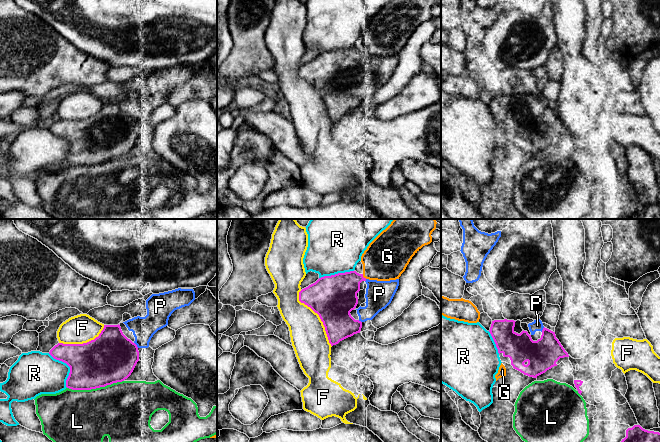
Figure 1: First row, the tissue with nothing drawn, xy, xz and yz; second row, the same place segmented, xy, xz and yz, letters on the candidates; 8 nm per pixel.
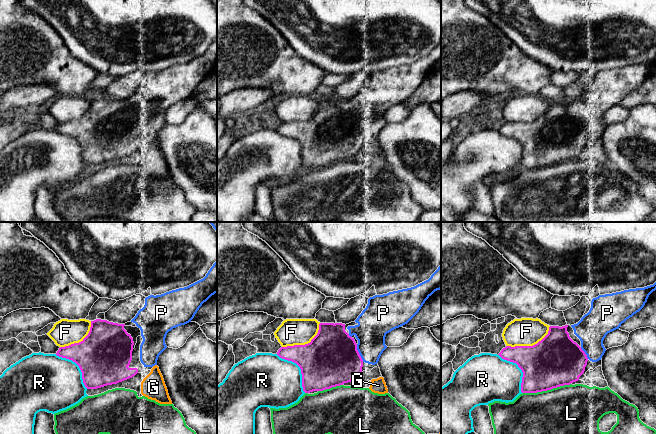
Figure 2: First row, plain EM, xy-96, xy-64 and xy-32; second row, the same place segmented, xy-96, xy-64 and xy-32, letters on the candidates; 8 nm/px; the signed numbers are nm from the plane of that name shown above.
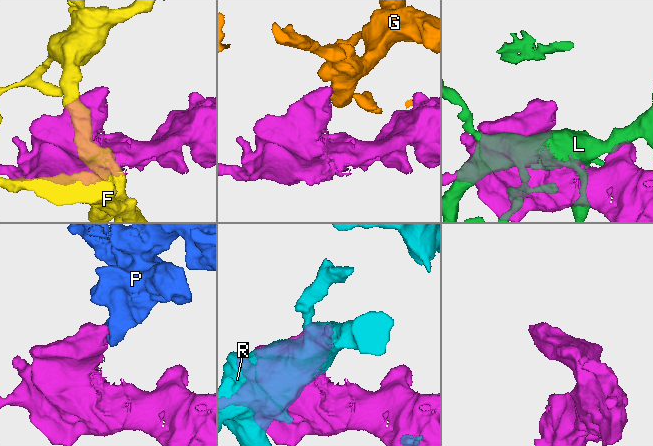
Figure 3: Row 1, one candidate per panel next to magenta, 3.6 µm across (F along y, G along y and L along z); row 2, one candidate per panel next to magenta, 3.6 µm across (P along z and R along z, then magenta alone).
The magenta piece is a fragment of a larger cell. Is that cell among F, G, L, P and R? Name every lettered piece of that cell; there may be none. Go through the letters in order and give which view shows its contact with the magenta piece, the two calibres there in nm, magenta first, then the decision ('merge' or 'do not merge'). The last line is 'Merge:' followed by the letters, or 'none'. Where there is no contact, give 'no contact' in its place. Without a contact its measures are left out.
F: xz | 360/280 nm | do not merge
G: xz | 320/360 nm | do not merge
L: xy | 380/440 nm | do not merge
P: xy | 400/190 nm | merge
R: xy | 380/340 nm | do not merge
Merge: P

